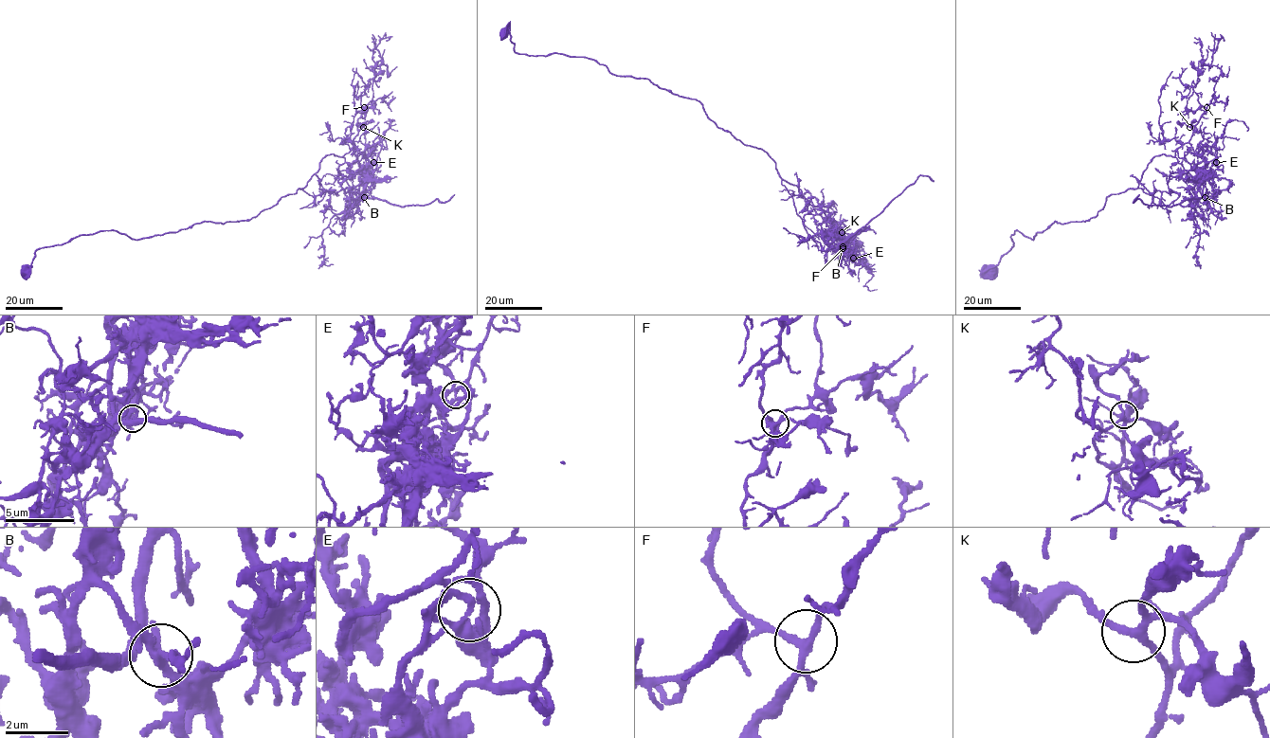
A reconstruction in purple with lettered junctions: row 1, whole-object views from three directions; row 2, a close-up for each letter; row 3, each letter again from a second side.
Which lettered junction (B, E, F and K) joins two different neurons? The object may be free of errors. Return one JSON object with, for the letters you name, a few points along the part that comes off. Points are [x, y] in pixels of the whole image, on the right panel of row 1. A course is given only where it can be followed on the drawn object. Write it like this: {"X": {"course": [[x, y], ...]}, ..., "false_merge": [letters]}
{"E": {"course": [[1216, 162], [1218, 168], [1205, 182], [1201, 197], [1171, 206], [1148, 206], [1139, 199], [1133, 203], [1139, 194]]}, "false_merge": ["E"]}

